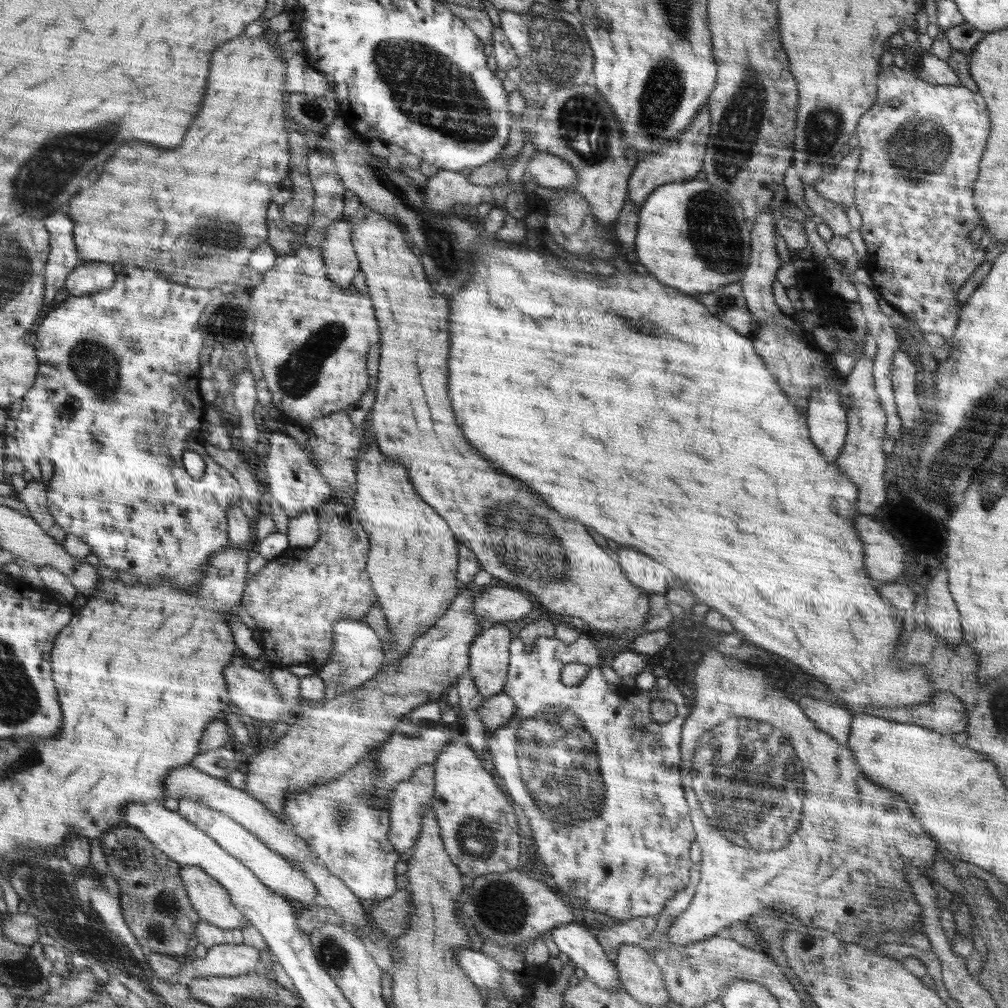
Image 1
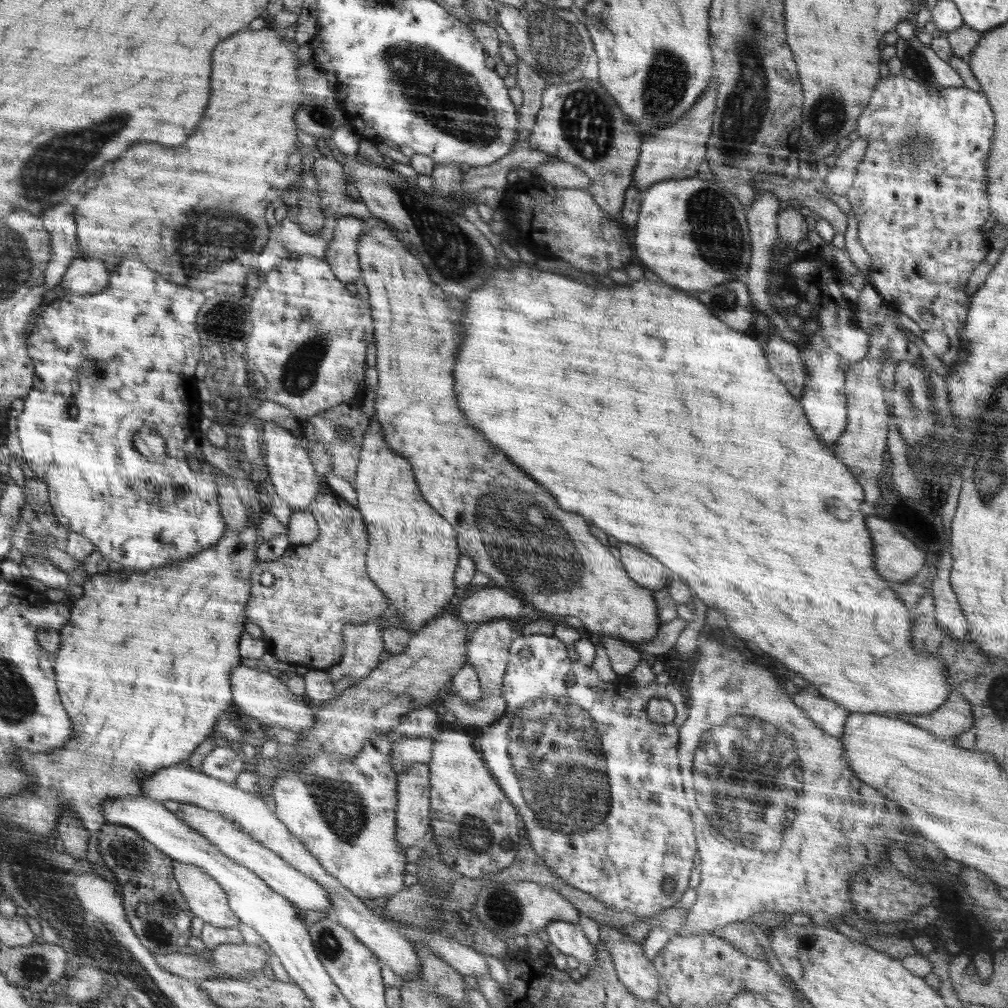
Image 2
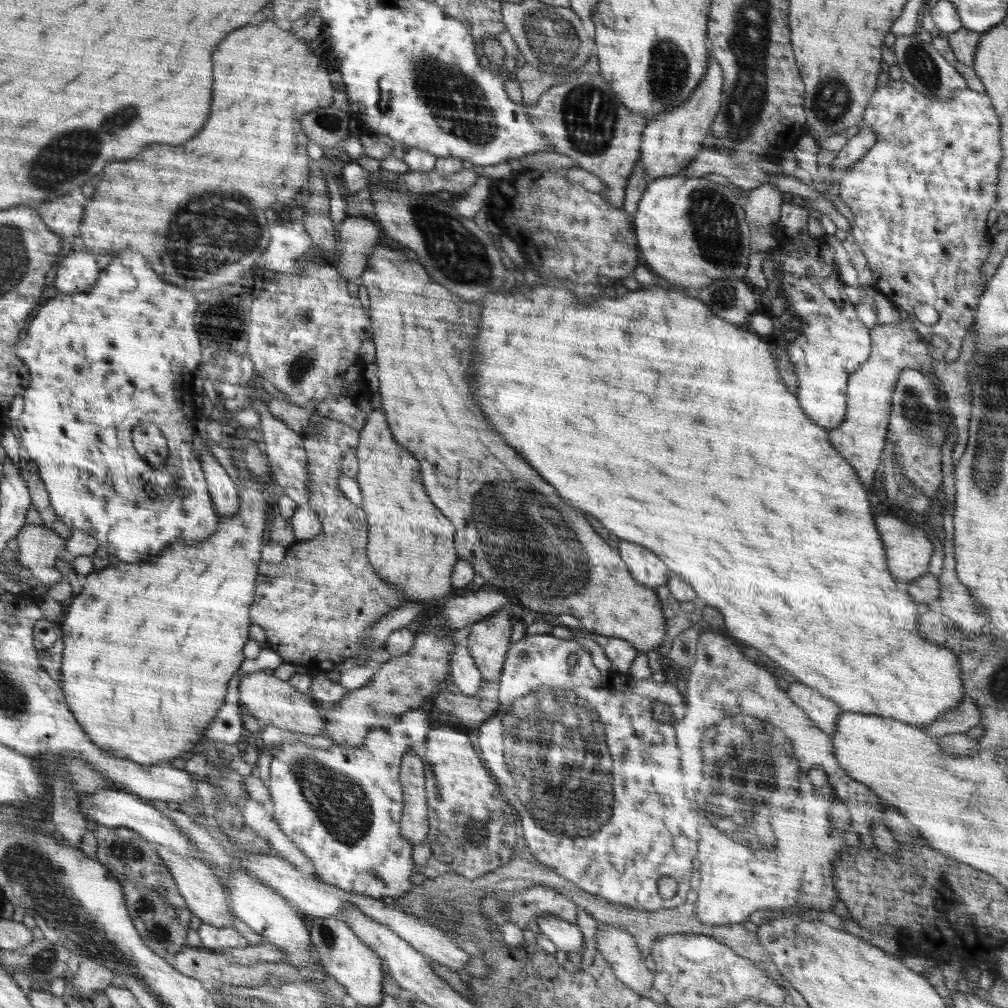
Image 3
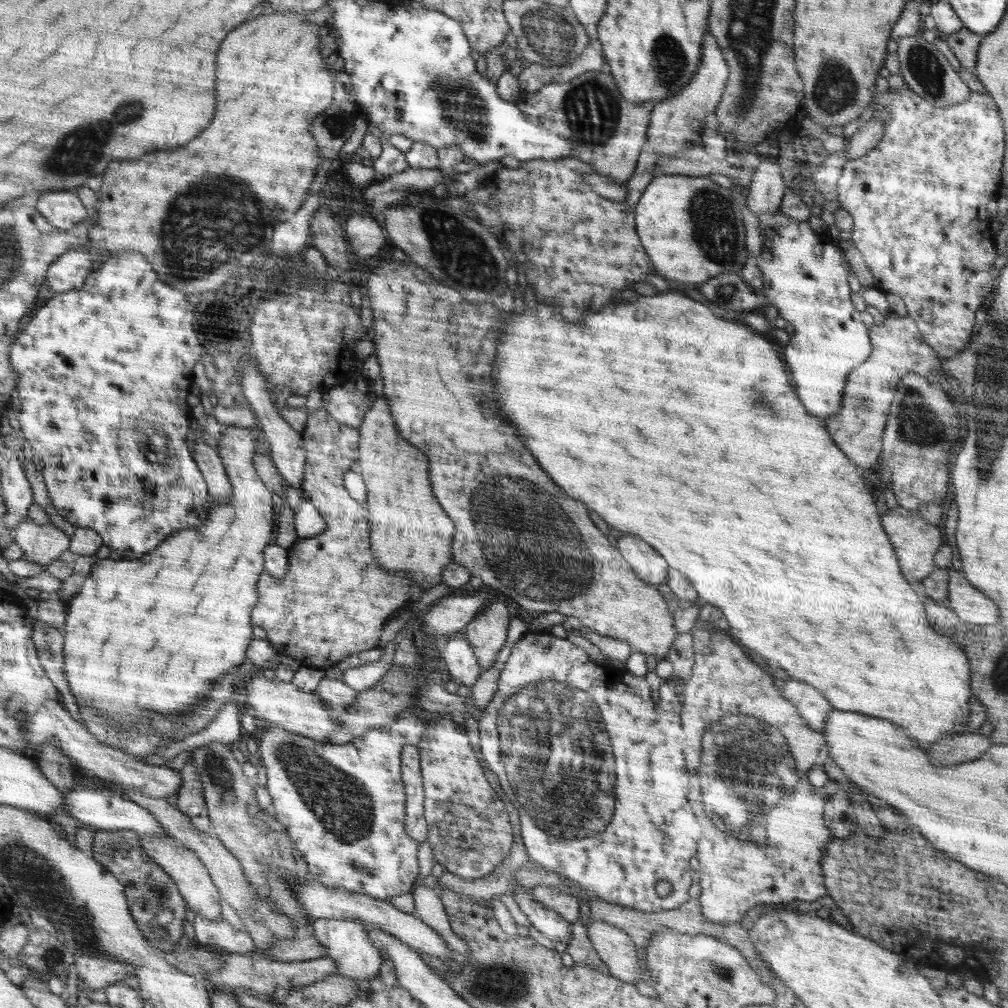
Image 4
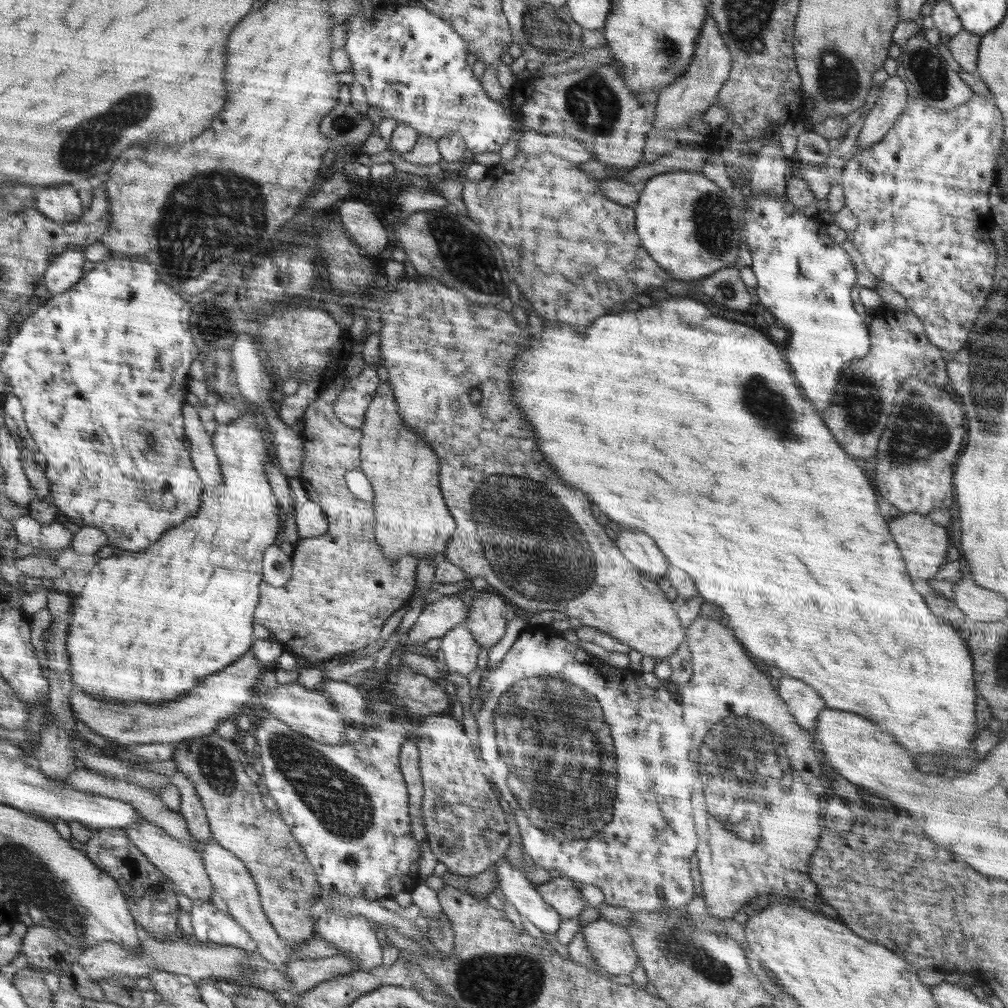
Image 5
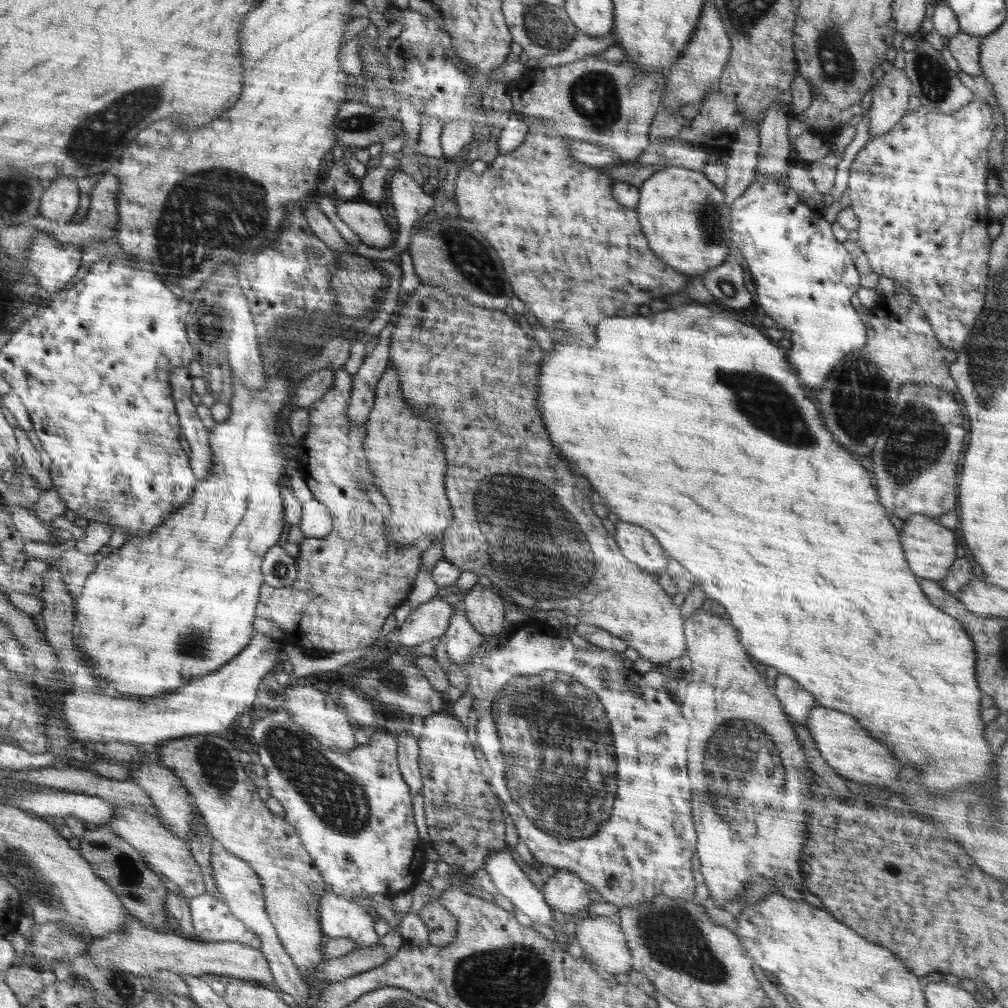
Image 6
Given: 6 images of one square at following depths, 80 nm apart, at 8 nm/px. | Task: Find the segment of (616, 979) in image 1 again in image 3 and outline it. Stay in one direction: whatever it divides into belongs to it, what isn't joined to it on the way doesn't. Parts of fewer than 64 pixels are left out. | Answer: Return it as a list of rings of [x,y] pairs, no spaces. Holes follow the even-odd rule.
[[[546,913],[536,917],[535,923],[538,924],[543,936],[554,942],[558,949],[566,952],[584,952],[583,935],[576,923],[566,922],[553,914]]]

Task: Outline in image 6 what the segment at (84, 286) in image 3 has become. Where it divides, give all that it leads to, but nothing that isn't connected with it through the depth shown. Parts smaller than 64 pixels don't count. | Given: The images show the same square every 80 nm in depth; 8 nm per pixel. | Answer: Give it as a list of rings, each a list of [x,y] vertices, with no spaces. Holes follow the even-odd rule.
[[[51,234],[36,235],[30,252],[31,275],[38,278],[40,286],[49,294],[58,292],[77,274],[81,266],[82,250],[72,244],[60,244]]]

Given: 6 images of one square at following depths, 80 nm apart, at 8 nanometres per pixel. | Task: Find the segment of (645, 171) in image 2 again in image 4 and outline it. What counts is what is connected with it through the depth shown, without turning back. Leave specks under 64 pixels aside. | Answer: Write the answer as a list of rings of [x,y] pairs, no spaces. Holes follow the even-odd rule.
[[[707,32],[702,41],[702,58],[691,81],[679,93],[665,98],[661,103],[656,103],[651,110],[646,145],[657,150],[659,154],[657,162],[683,152],[688,148],[687,144],[692,142],[692,138],[700,138],[705,118],[717,109],[728,77],[728,63],[722,49],[717,46],[713,34]]]

